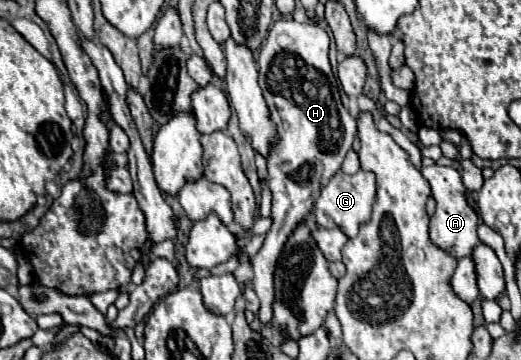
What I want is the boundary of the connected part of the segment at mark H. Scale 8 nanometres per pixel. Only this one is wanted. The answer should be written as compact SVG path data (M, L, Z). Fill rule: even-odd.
M281 18L271 28L267 42L259 52L259 86L273 124L277 126L277 146L273 146L273 154L267 158L269 188L273 192L273 226L267 232L261 250L251 260L255 270L253 288L261 300L257 314L261 324L273 322L273 272L287 236L309 216L315 202L313 194L319 194L321 184L327 184L341 168L357 134L357 122L345 110L339 88L335 88L337 78L329 64L329 42L331 40L319 26L313 26L311 32L311 26L305 30L305 24Z

